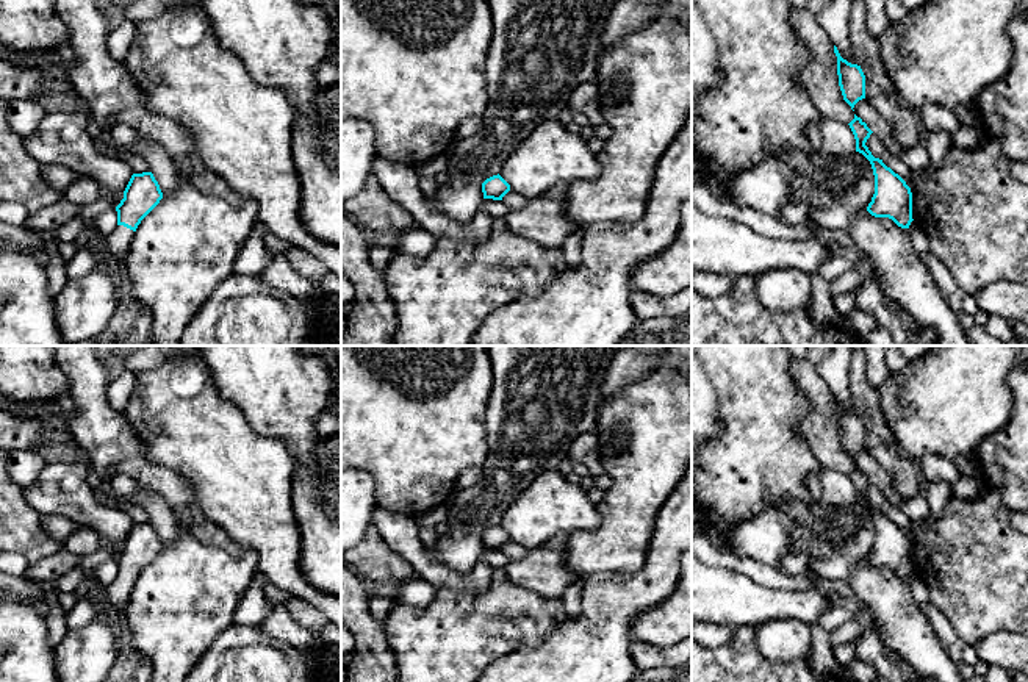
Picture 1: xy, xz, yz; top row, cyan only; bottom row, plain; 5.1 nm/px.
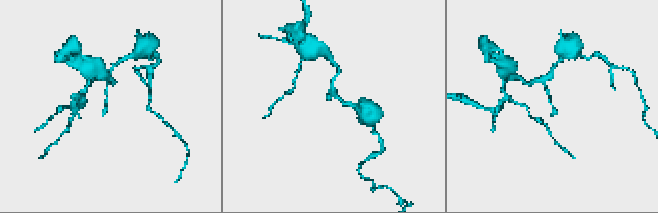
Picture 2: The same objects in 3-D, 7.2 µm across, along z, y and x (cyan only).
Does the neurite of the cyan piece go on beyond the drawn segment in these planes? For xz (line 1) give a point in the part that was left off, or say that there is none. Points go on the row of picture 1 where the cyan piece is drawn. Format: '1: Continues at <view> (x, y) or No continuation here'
1: No continuation here

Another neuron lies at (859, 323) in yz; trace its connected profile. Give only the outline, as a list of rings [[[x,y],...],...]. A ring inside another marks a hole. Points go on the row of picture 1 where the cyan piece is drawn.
[[[854,308],[845,316],[845,328],[862,339],[878,328],[878,324],[868,313]]]

